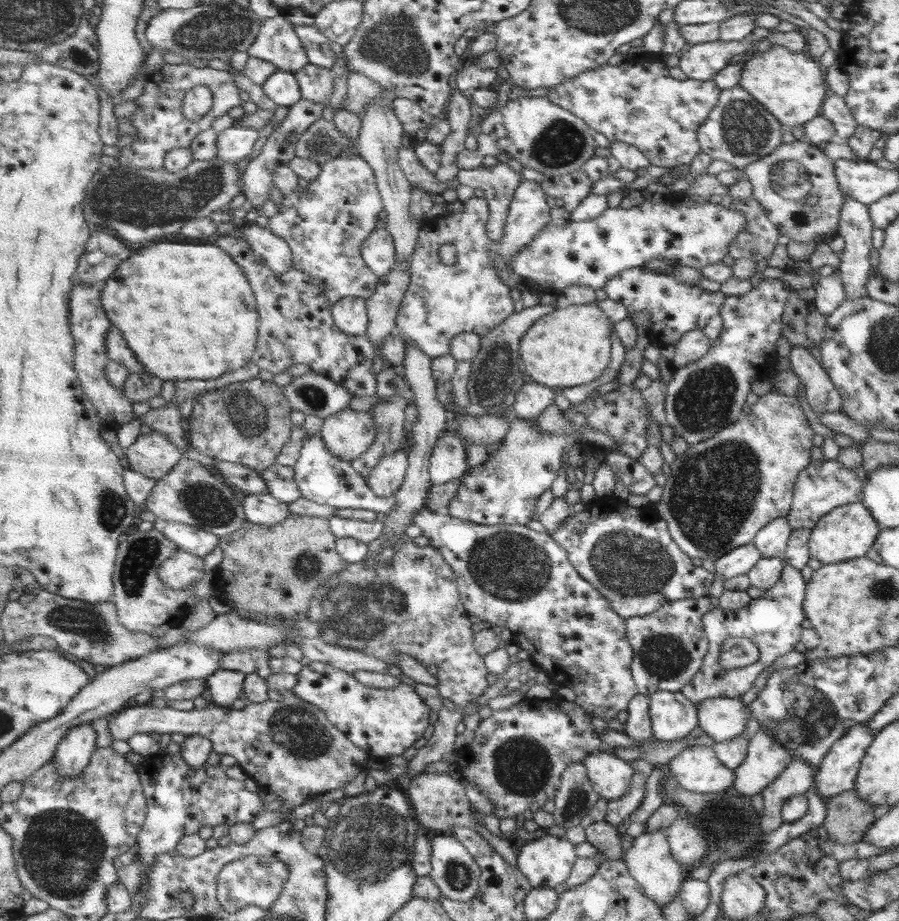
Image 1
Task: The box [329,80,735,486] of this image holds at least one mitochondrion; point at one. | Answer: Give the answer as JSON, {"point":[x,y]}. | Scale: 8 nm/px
{"point":[559,144]}

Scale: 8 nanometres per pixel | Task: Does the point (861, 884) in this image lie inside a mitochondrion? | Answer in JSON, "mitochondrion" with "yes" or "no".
{"mitochondrion":"no"}

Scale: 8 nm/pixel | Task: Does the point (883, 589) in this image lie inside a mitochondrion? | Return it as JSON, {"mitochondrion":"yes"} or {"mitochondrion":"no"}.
{"mitochondrion":"yes"}

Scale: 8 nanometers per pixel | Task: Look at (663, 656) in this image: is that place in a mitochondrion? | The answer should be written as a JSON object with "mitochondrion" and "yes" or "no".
{"mitochondrion":"yes"}

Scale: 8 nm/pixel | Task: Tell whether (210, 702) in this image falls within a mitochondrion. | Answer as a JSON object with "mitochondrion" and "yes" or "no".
{"mitochondrion":"no"}

